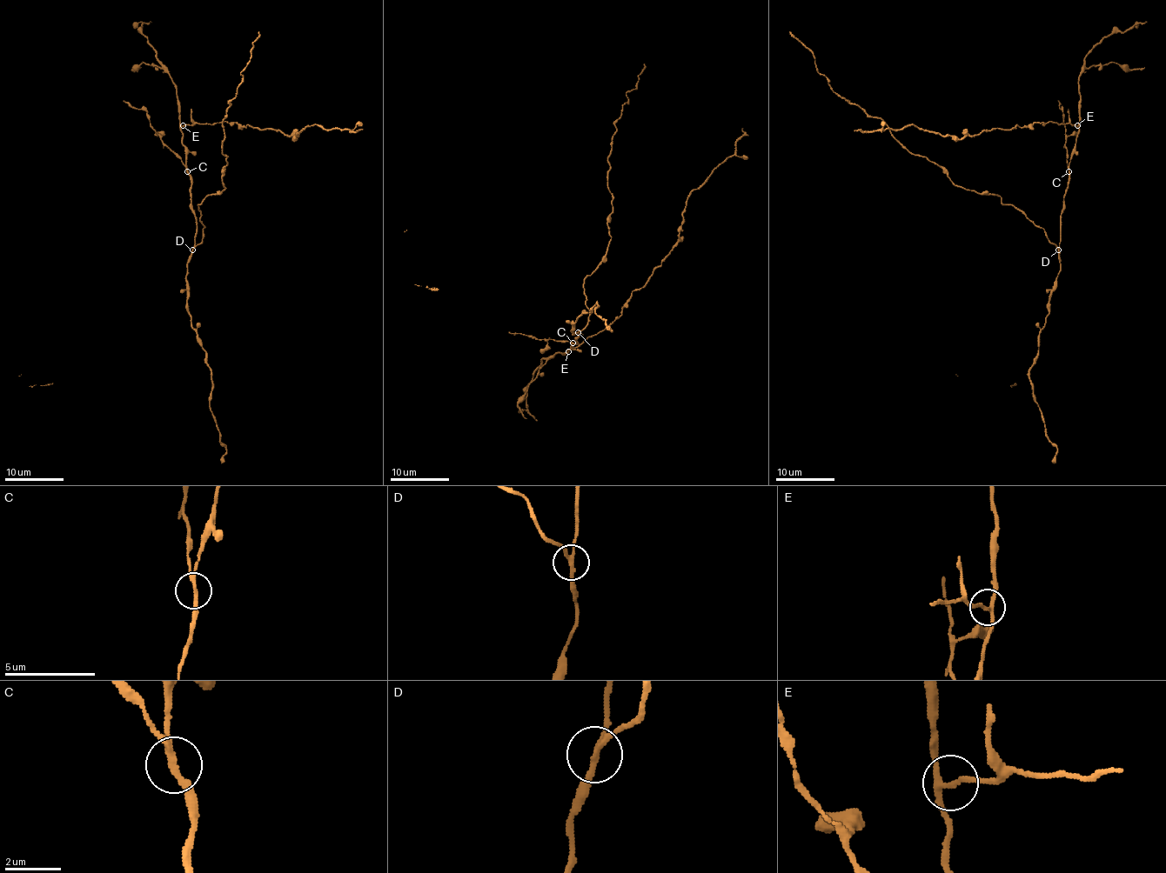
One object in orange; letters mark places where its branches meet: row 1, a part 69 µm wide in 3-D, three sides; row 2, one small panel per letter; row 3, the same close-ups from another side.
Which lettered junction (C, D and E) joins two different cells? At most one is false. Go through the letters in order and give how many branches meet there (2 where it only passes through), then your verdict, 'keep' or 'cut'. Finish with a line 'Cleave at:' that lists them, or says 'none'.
C: 3 | keep
D: 3 | cut
E: 3 | keep
Cleave at: D

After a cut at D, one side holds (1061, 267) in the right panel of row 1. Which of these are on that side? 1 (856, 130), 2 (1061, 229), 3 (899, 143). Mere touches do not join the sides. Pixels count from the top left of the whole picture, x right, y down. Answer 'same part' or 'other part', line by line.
1: same part
2: same part
3: other part

